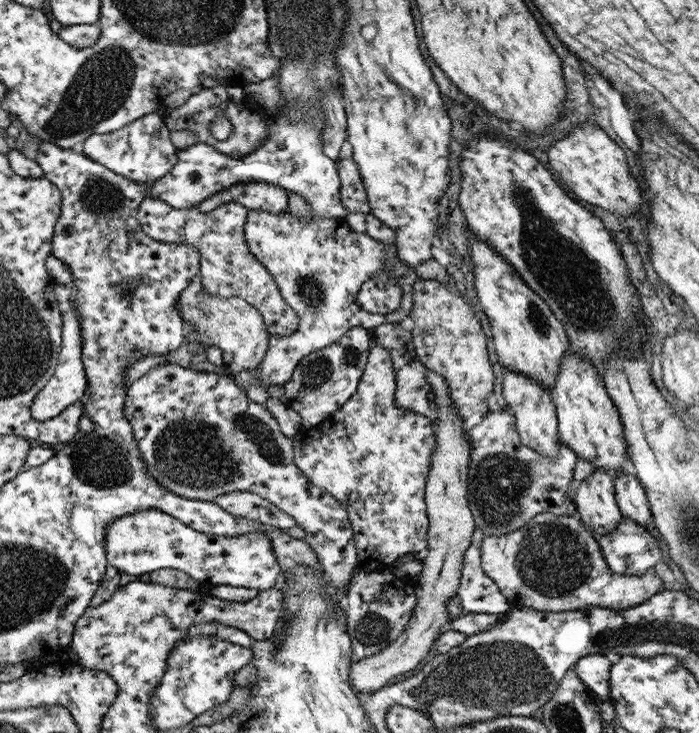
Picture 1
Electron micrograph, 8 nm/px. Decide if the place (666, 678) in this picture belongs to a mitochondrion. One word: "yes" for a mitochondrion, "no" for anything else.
yes

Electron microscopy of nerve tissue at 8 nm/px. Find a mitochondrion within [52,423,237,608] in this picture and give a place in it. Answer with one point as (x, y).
(104, 464)

